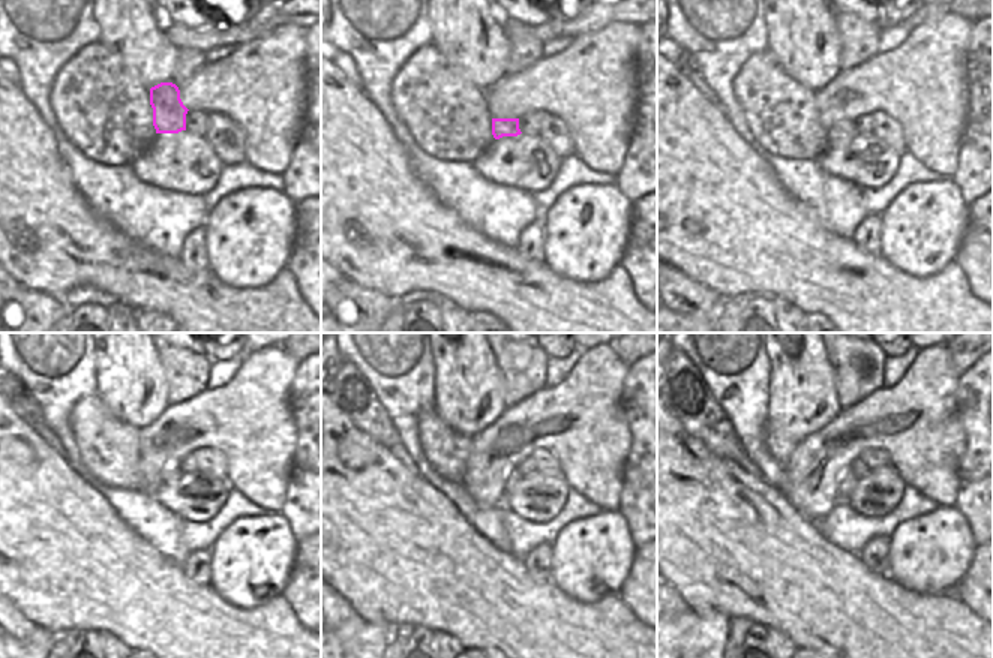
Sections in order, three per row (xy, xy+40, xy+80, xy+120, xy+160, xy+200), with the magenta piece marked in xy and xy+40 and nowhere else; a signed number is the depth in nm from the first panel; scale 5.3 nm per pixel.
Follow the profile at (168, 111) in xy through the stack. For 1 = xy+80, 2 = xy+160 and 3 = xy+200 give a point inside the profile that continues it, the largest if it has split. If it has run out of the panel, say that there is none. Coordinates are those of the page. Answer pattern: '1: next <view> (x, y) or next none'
1: next xy+80 (840, 132)
2: next xy+160 (510, 481)
3: next xy+200 (849, 480)

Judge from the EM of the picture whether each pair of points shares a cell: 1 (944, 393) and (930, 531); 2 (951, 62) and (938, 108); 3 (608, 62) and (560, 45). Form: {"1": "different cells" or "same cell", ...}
{"1": "different cells", "2": "same cell", "3": "different cells"}

